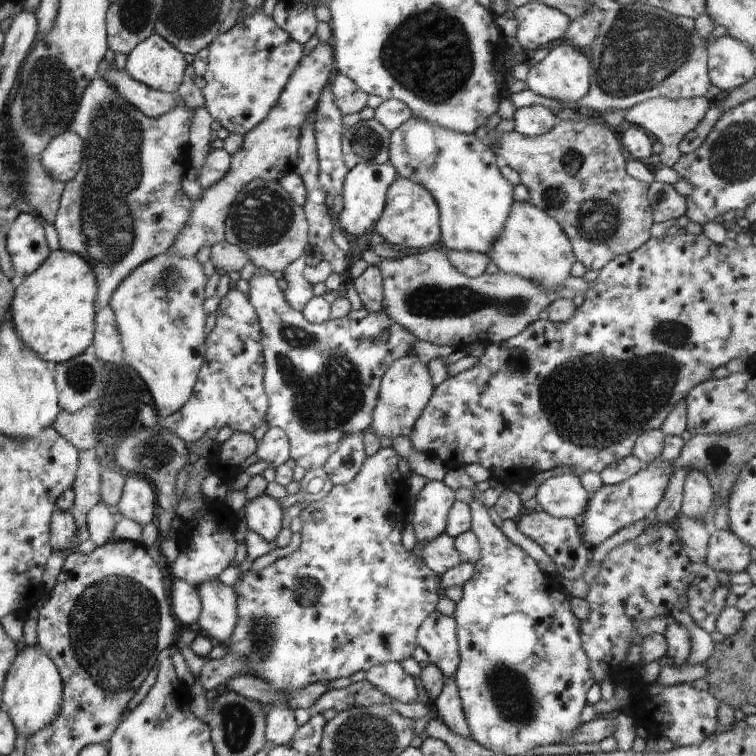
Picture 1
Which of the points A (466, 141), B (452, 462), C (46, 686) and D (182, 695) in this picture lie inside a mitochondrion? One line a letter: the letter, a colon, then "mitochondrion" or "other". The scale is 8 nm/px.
A: other
B: other
C: other
D: other

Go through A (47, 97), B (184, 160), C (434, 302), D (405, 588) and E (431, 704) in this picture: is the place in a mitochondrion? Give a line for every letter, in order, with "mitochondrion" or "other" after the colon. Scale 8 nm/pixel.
A: mitochondrion
B: other
C: mitochondrion
D: other
E: other

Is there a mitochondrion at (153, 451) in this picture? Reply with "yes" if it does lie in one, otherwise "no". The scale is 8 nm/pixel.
yes

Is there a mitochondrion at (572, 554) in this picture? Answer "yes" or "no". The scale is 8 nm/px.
no

